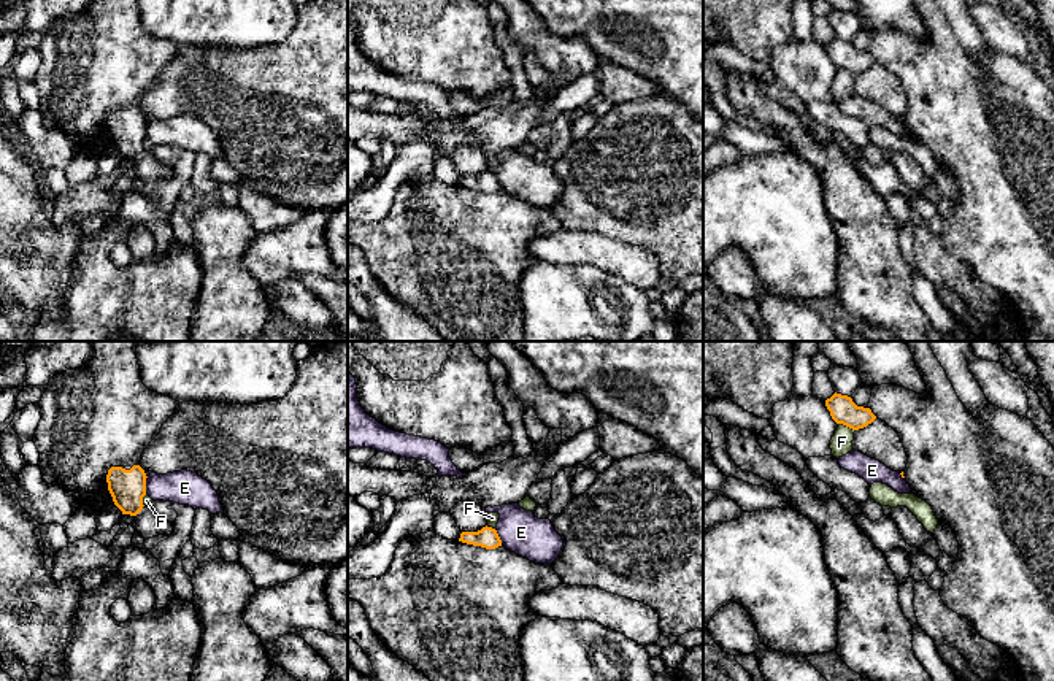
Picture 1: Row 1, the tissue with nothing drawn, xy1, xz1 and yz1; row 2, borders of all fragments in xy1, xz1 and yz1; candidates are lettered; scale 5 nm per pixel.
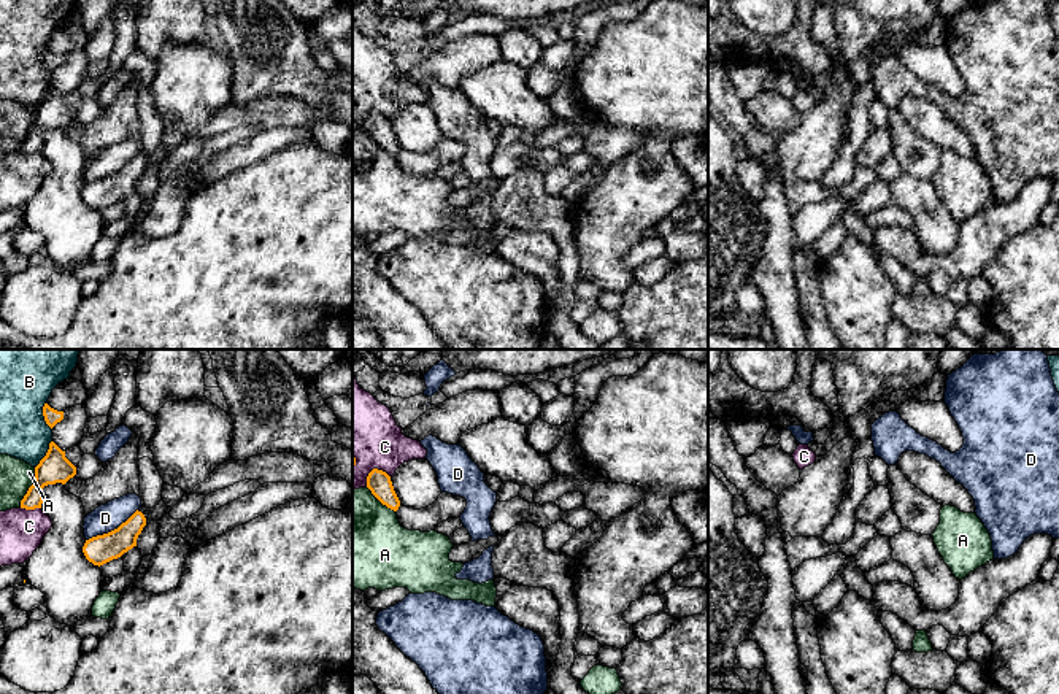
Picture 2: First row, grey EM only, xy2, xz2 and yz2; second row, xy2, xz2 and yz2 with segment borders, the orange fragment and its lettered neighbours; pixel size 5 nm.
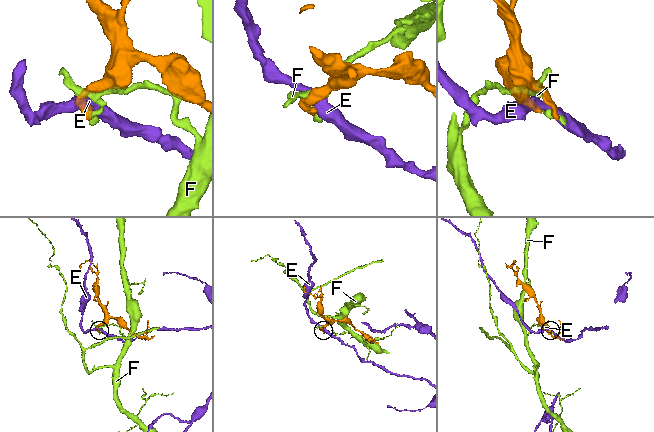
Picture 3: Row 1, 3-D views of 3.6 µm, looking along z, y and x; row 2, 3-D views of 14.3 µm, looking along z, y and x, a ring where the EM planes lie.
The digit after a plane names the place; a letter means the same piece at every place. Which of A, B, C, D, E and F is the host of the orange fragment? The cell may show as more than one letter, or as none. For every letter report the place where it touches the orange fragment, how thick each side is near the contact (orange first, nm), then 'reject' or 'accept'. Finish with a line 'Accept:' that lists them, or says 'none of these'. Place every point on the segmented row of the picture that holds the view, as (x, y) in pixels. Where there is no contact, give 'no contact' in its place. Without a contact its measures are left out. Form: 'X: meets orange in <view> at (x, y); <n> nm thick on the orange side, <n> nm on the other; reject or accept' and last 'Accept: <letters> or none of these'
A: meets orange in xz2 at (380, 501); 120 nm thick on the orange side, 460 nm on the other; reject
B: meets orange in xy2 at (43, 415); 80 nm thick on the orange side, 320 nm on the other; reject
C: meets orange in xy2 at (30, 508); 160 nm thick on the orange side, 220 nm on the other; reject
D: meets orange in xy2 at (111, 531); 150 nm thick on the orange side, 140 nm on the other; reject
E: meets orange in xy1 at (145, 484); 190 nm thick on the orange side, 170 nm on the other; reject
F: meets orange in yz1 at (846, 426); 140 nm thick on the orange side, 110 nm on the other; reject
Accept: none of these

